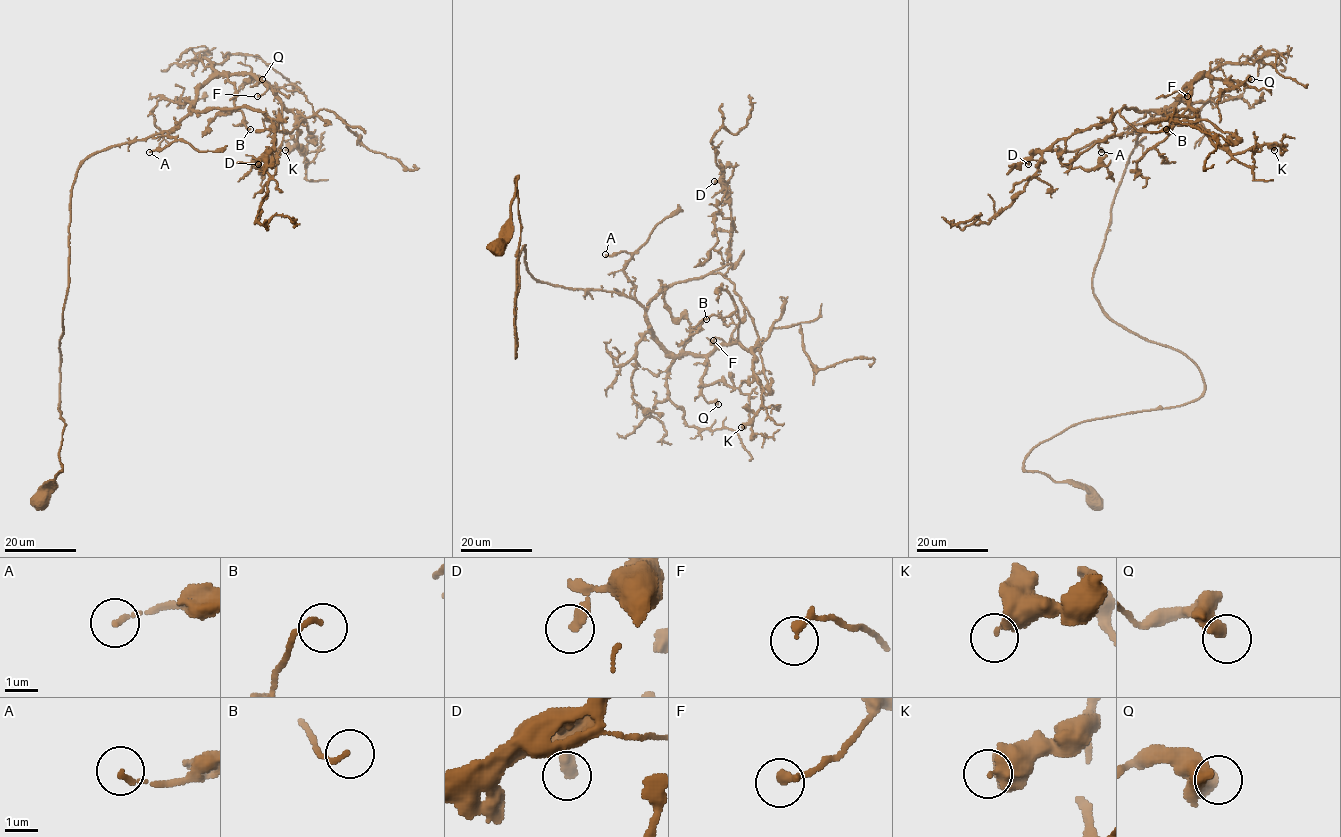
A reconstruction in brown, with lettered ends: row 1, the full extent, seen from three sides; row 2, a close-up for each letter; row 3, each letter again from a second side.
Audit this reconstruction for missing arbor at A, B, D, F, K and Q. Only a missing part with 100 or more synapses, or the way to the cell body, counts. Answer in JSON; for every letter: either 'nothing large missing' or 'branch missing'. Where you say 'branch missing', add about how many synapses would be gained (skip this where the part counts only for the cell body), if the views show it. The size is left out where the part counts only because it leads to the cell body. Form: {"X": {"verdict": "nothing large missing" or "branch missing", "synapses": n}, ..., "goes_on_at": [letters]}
{"A": {"verdict": "nothing large missing"}, "B": {"verdict": "nothing large missing"}, "D": {"verdict": "nothing large missing"}, "F": {"verdict": "nothing large missing"}, "K": {"verdict": "nothing large missing"}, "Q": {"verdict": "nothing large missing"}, "goes_on_at": []}

